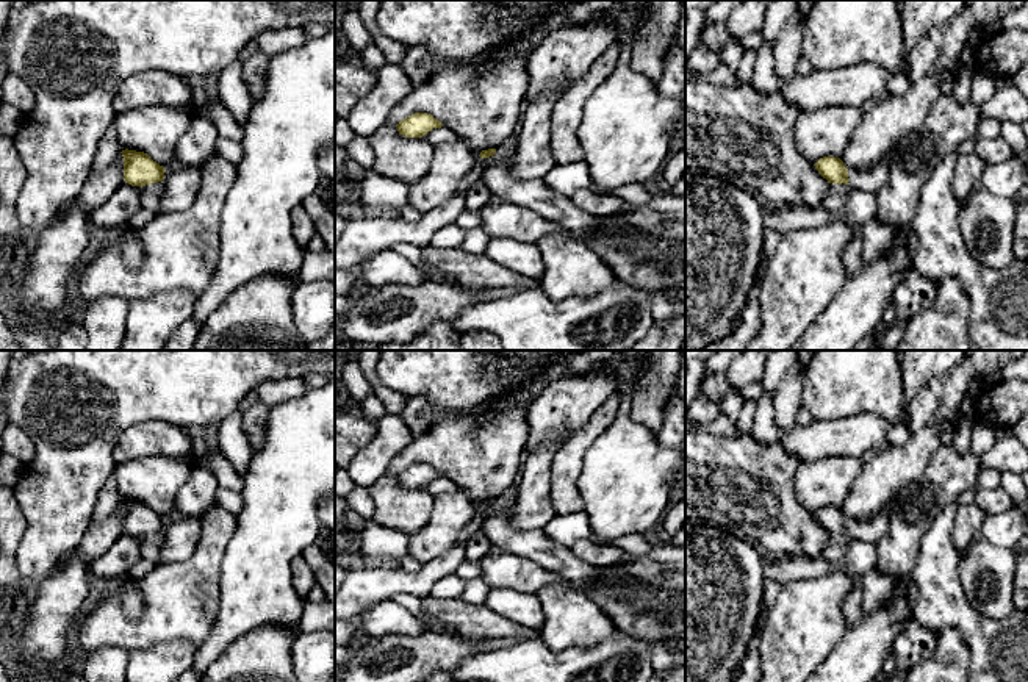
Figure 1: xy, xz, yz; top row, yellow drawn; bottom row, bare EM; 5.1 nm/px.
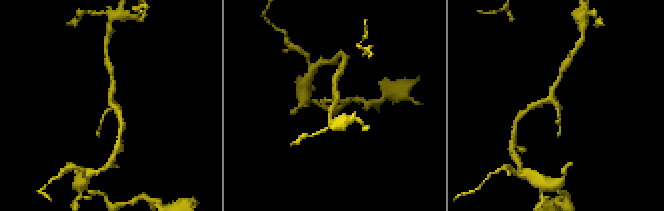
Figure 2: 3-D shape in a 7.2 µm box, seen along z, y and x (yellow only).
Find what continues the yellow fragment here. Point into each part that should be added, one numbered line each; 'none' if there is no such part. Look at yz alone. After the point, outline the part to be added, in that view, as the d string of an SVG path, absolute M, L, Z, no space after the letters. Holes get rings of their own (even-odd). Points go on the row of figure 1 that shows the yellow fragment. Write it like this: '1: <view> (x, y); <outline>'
1: yz (875, 179); M882 161L868 169L848 172L848 178L850 178L848 185L851 188L876 194L887 186L889 181L887 163Z

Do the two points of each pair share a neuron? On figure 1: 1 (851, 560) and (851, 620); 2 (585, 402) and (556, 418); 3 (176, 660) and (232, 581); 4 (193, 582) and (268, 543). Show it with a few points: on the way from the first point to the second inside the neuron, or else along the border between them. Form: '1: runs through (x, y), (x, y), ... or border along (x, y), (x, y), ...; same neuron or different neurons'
1: runs through (856, 574), (853, 606); same neuron
2: runs through (578, 402), (571, 402), (564, 410); same neuron
3: border along (196, 649), (194, 660), (190, 665); different neurons
4: border along (233, 534), (222, 559), (218, 604); different neurons

